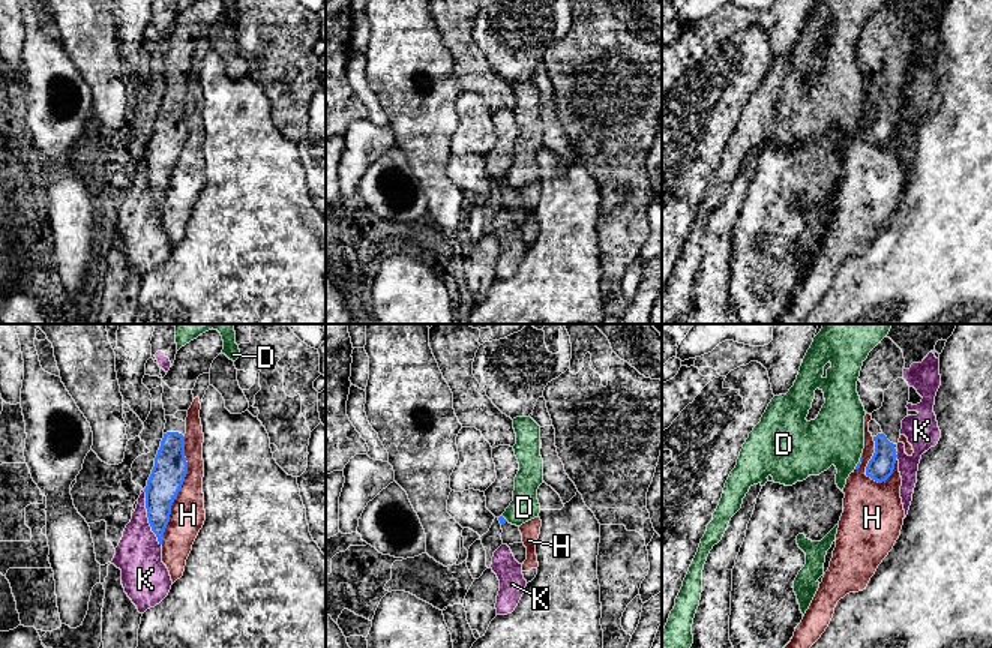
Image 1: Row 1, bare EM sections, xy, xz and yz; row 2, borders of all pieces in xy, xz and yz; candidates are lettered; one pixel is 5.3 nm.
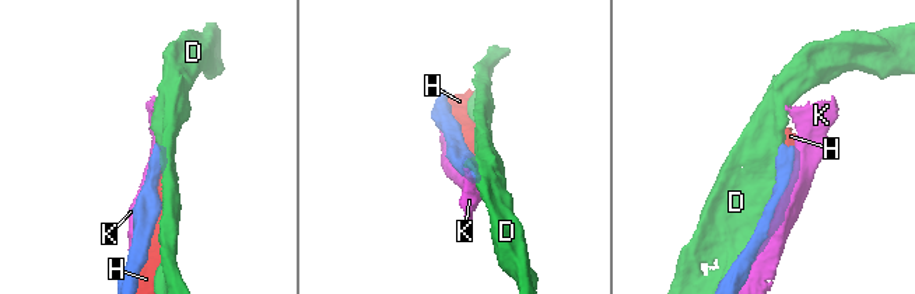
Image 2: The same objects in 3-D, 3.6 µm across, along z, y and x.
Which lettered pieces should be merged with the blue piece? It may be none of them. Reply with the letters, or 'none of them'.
none of them

